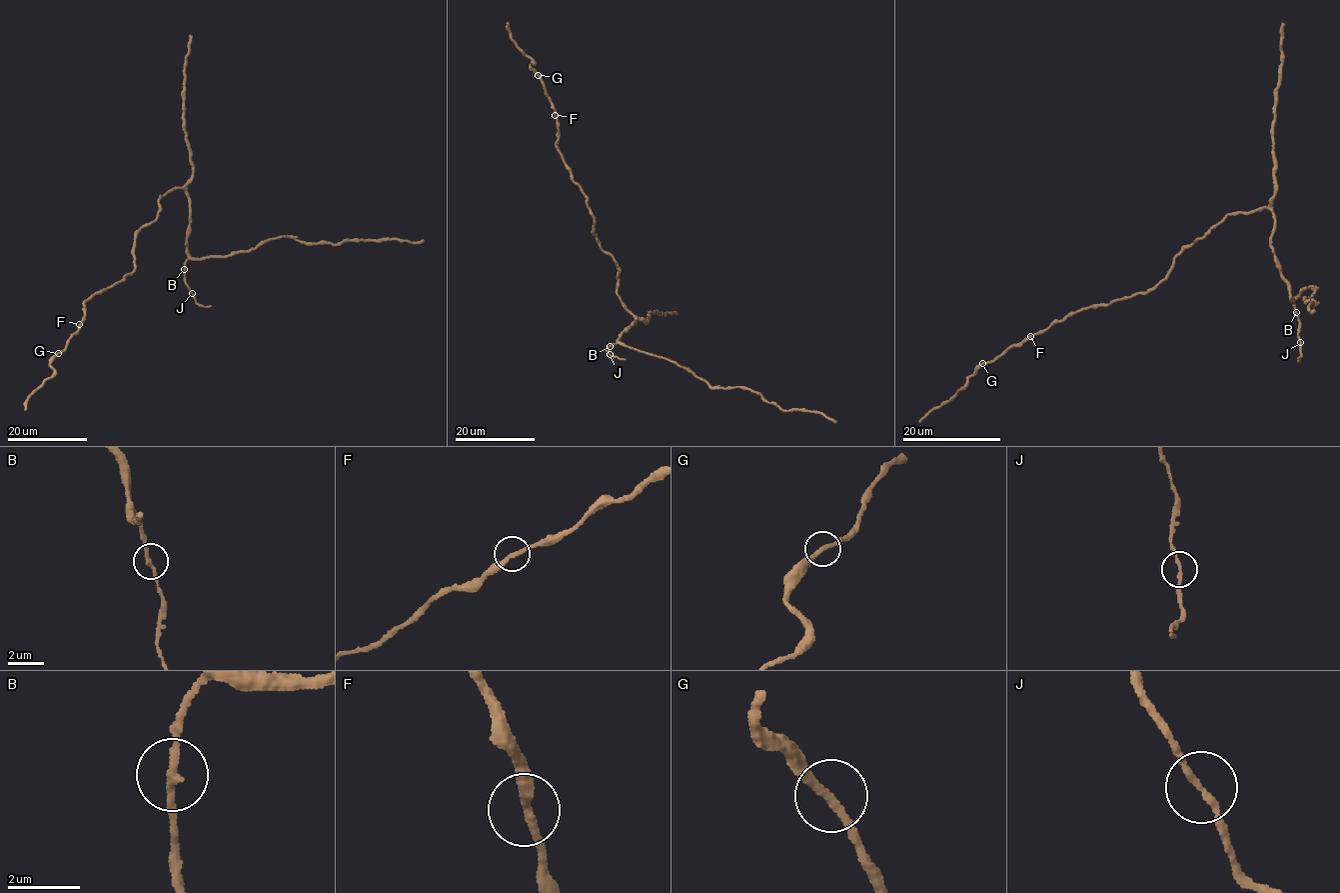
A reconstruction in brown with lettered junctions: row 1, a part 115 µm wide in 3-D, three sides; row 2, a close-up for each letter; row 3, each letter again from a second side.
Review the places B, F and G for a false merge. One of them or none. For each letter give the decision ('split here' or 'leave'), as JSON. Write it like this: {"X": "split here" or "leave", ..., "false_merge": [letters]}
{"B": "leave", "F": "leave", "G": "leave", "false_merge": []}

